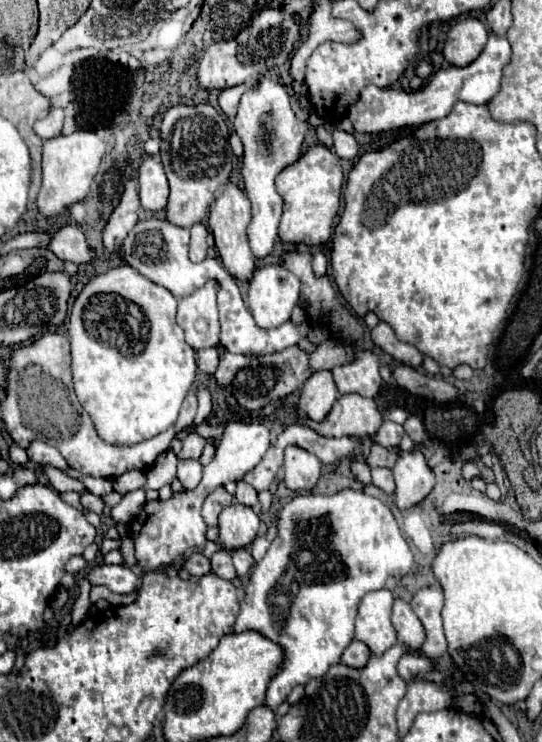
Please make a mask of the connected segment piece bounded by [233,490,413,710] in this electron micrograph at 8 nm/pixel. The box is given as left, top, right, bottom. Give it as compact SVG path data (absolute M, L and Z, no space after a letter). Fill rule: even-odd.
M341 490L333 496L305 494L287 502L279 510L277 538L271 542L263 560L257 562L251 570L249 584L245 588L245 598L241 602L241 612L233 626L235 634L253 630L253 632L263 634L271 642L279 644L283 650L283 662L277 674L273 674L269 682L265 704L271 710L277 710L277 706L285 702L287 694L297 684L307 684L313 678L321 678L329 666L339 664L343 650L353 640L353 622L355 622L357 608L361 600L365 598L365 594L381 590L389 576L395 576L397 580L401 580L409 572L411 566L413 566L411 548L401 528L397 526L391 510L381 500L355 492L355 490ZM307 532L313 538L313 542L309 544L303 540ZM303 548L315 554L311 564L297 558L299 550ZM319 552L325 552L325 558L319 558L317 556Z

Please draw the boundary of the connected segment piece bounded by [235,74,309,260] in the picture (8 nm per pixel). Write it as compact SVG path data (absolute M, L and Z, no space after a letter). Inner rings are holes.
M261 76L259 88L243 94L239 102L239 112L235 116L235 132L239 134L245 154L241 176L245 182L245 194L253 204L253 218L247 226L247 236L251 244L251 252L255 258L263 260L273 252L277 240L277 228L281 220L283 200L275 190L275 176L289 164L293 164L301 156L303 136L309 130L307 122L297 120L295 112L289 106L289 96L283 86L277 84L277 76Z

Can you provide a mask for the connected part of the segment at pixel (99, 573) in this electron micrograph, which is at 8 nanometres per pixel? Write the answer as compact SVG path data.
M99 564L87 570L87 580L91 582L91 586L107 586L111 592L127 594L137 590L139 576L127 566Z

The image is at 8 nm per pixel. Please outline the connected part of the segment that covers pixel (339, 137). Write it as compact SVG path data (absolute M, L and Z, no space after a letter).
M333 130L333 138L335 138L335 152L337 152L339 158L353 160L359 154L359 144L357 144L353 134L347 134L347 132L341 132L341 130Z

